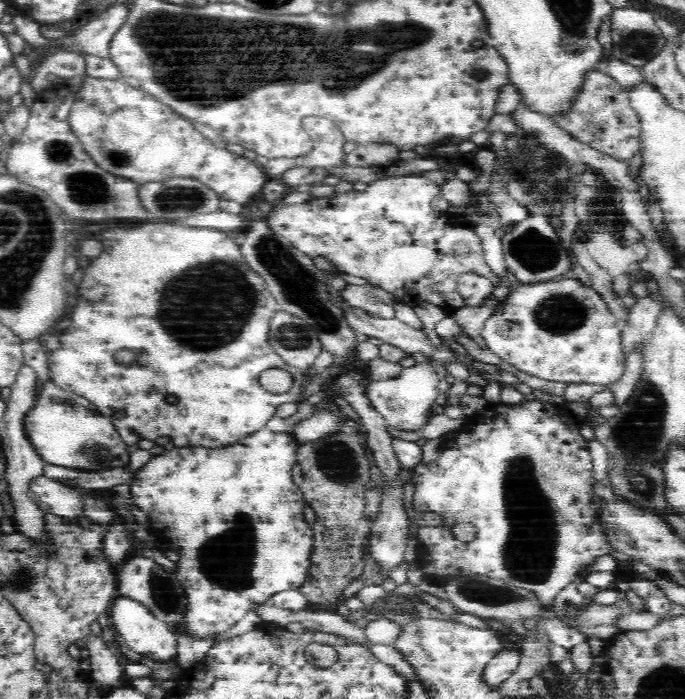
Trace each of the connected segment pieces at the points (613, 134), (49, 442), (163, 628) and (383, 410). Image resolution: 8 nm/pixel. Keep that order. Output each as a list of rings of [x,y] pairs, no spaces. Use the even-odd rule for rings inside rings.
[[[596,68],[587,78],[583,93],[579,94],[579,100],[575,102],[571,113],[566,117],[554,116],[554,119],[578,140],[601,151],[602,154],[614,158],[630,158],[634,150],[638,150],[638,146],[641,147],[643,131],[638,111],[631,103],[630,91],[630,87],[616,82],[605,70]]]
[[[42,339],[21,342],[25,364],[31,366],[37,374],[40,388],[36,389],[36,398],[32,406],[24,412],[21,419],[26,439],[32,443],[34,451],[45,463],[56,463],[70,468],[92,469],[86,453],[87,445],[102,444],[110,448],[114,456],[126,453],[126,446],[115,423],[108,415],[102,414],[93,402],[72,390],[64,390],[48,380],[48,350]]]
[[[118,596],[108,609],[112,636],[120,638],[132,651],[159,664],[176,661],[178,650],[177,634],[161,620],[158,620],[144,605],[131,598]]]
[[[428,357],[428,362],[415,363],[414,366],[402,367],[397,377],[387,380],[368,380],[364,386],[364,396],[386,420],[388,425],[397,429],[419,430],[423,428],[428,417],[426,413],[441,394],[438,389],[440,377],[436,373],[436,362]]]

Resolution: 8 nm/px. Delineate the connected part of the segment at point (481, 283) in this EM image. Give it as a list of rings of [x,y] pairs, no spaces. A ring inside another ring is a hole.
[[[478,273],[461,274],[457,282],[457,290],[465,305],[462,308],[484,308],[494,298],[494,289],[492,279]]]

